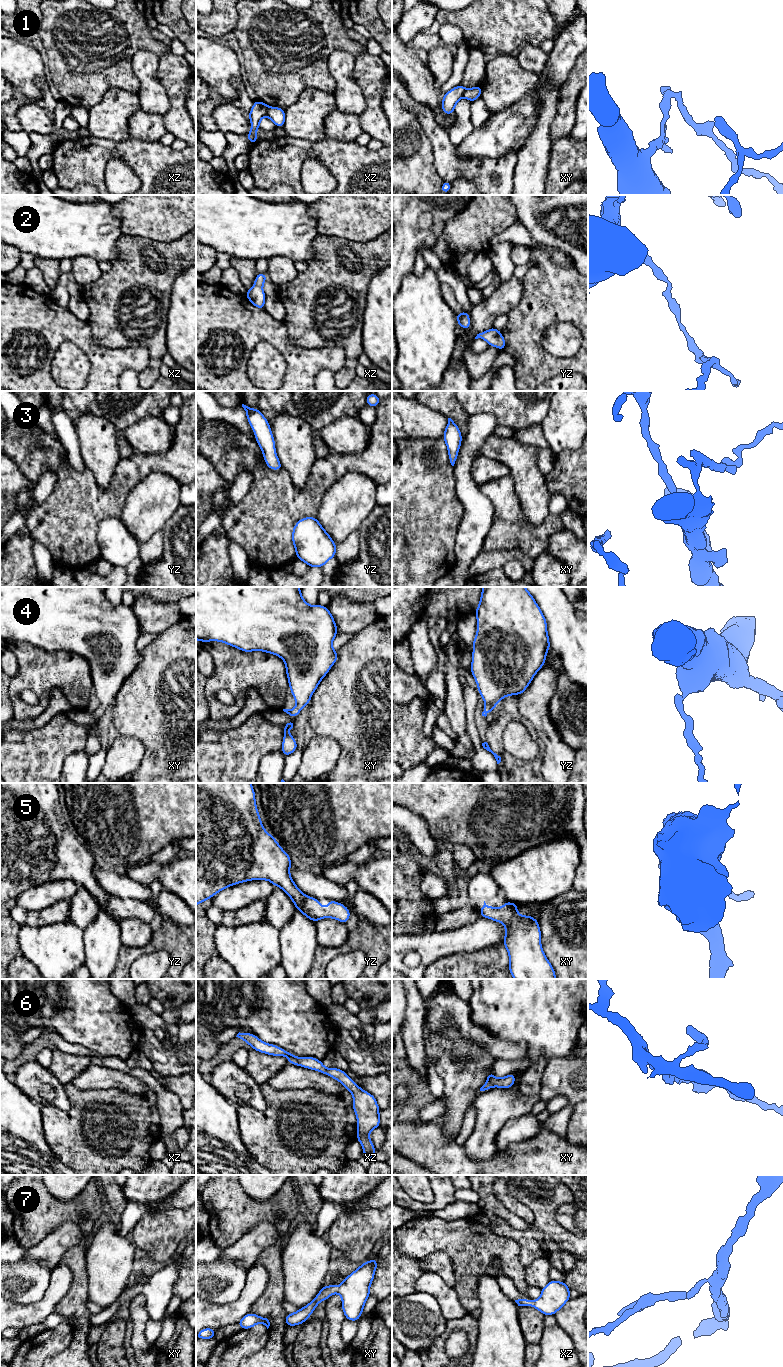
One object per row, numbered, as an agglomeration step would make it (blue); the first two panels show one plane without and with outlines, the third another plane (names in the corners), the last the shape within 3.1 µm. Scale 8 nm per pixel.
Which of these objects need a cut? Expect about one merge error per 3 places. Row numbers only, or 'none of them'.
1

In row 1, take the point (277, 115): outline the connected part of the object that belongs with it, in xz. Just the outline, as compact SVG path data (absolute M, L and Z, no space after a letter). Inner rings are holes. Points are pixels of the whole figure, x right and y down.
M269 107L267 117L279 128L284 127L285 109L279 107Z

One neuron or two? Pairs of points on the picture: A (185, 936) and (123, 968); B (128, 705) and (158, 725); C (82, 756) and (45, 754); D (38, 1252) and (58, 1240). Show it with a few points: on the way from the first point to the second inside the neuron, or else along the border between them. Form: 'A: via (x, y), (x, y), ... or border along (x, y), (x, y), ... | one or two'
A: via (169, 939), (161, 939), (153, 946), (136, 952) | one
B: via (135, 710), (138, 710), (151, 723) | one
C: border along (84, 749), (72, 752), (66, 758), (61, 772) | two
D: via (43, 1251), (47, 1251), (53, 1245) | one

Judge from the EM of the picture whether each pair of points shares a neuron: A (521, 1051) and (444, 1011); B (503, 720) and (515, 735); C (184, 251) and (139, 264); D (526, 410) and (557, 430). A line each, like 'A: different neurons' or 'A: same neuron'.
A: same neuron
B: different neurons
C: same neuron
D: different neurons

